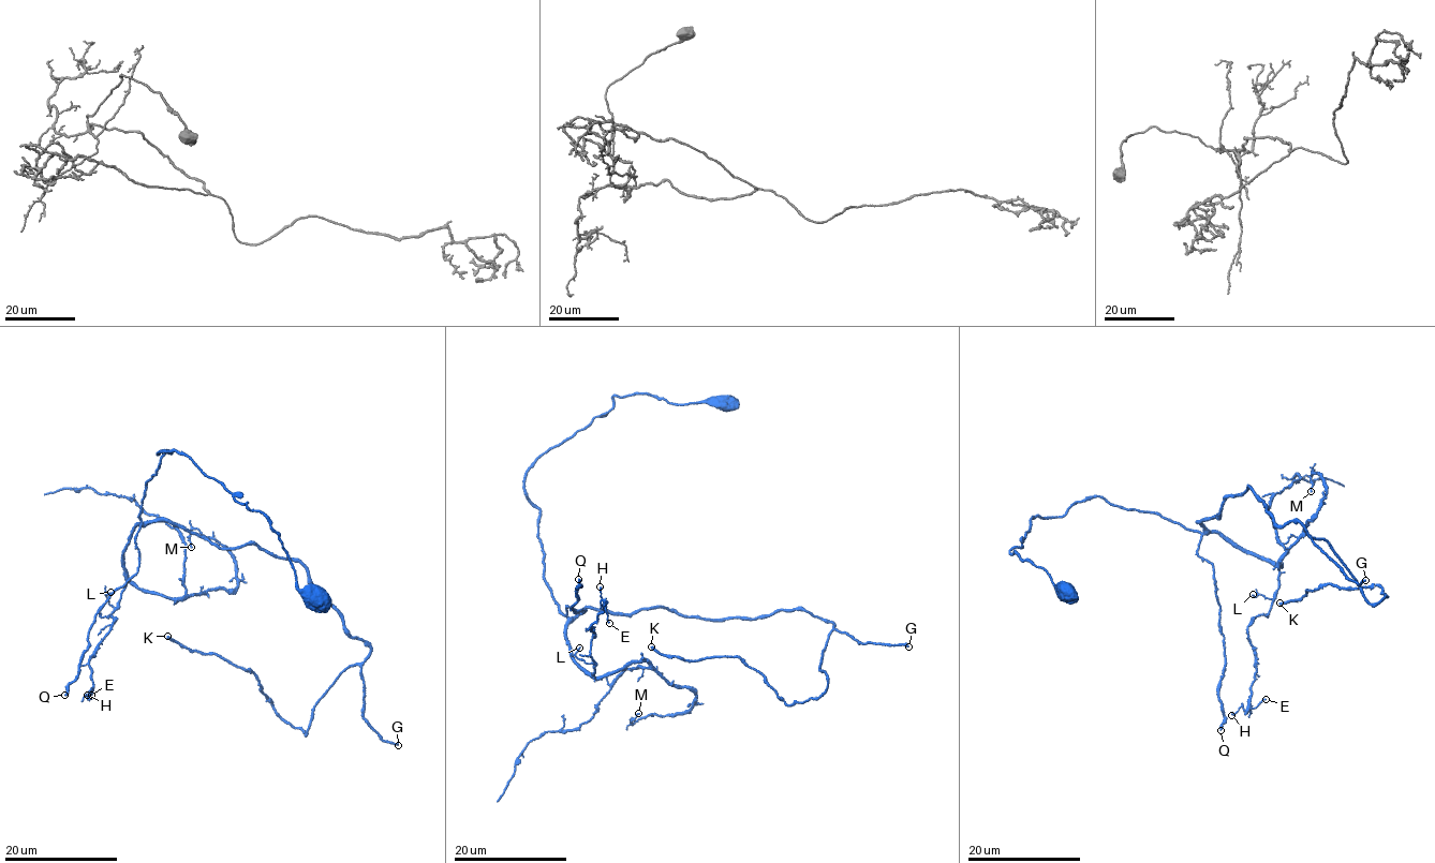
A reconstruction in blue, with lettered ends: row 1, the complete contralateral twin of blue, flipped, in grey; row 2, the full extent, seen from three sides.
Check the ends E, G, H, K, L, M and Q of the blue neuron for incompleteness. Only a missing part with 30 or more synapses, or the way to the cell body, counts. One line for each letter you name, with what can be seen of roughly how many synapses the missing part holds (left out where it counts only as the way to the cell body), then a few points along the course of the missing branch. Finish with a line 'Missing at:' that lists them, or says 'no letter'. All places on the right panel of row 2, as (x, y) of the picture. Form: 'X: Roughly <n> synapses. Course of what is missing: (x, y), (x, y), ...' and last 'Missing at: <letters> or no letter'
G: Roughly 250 synapses
K: Roughly 200 synapses. Course of what is missing: (1280, 603), (1255, 610), (1239, 624), (1209, 623), (1196, 663), (1152, 657), (1130, 689), (1120, 692), (1114, 678)
Missing at: G, K

